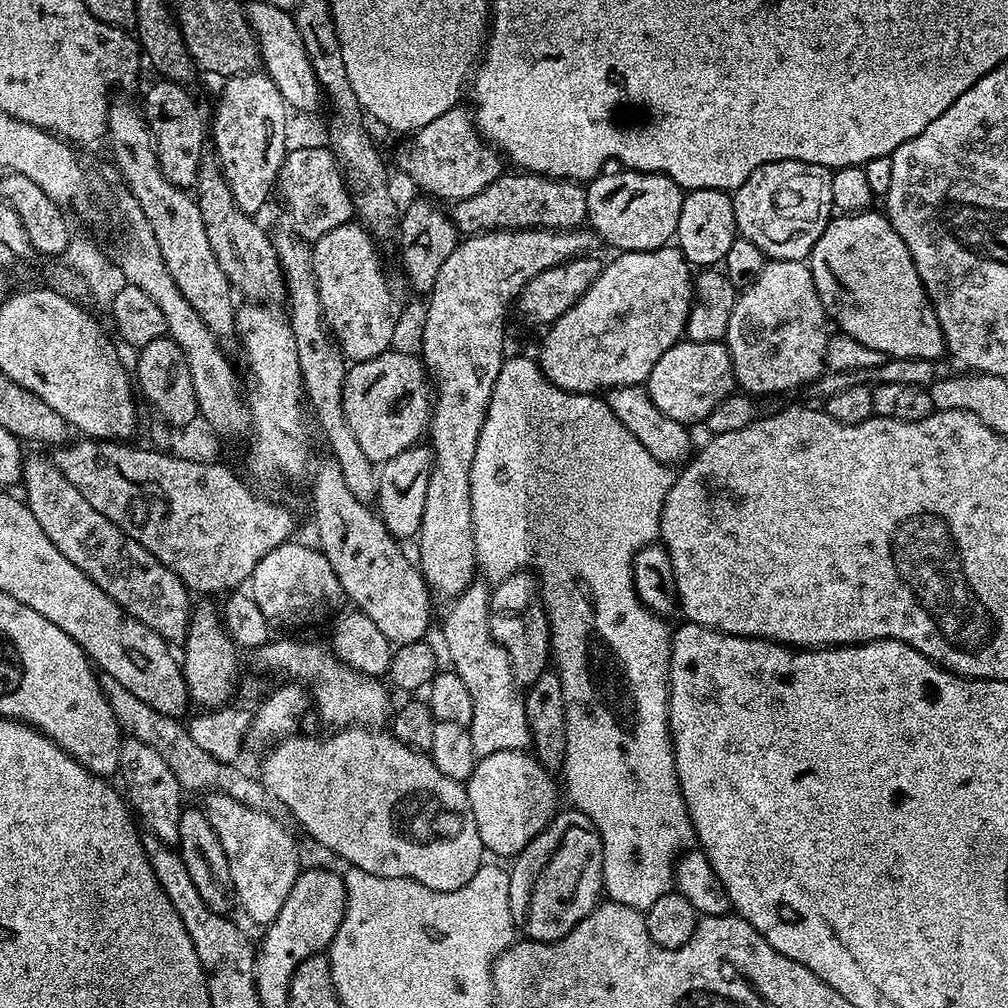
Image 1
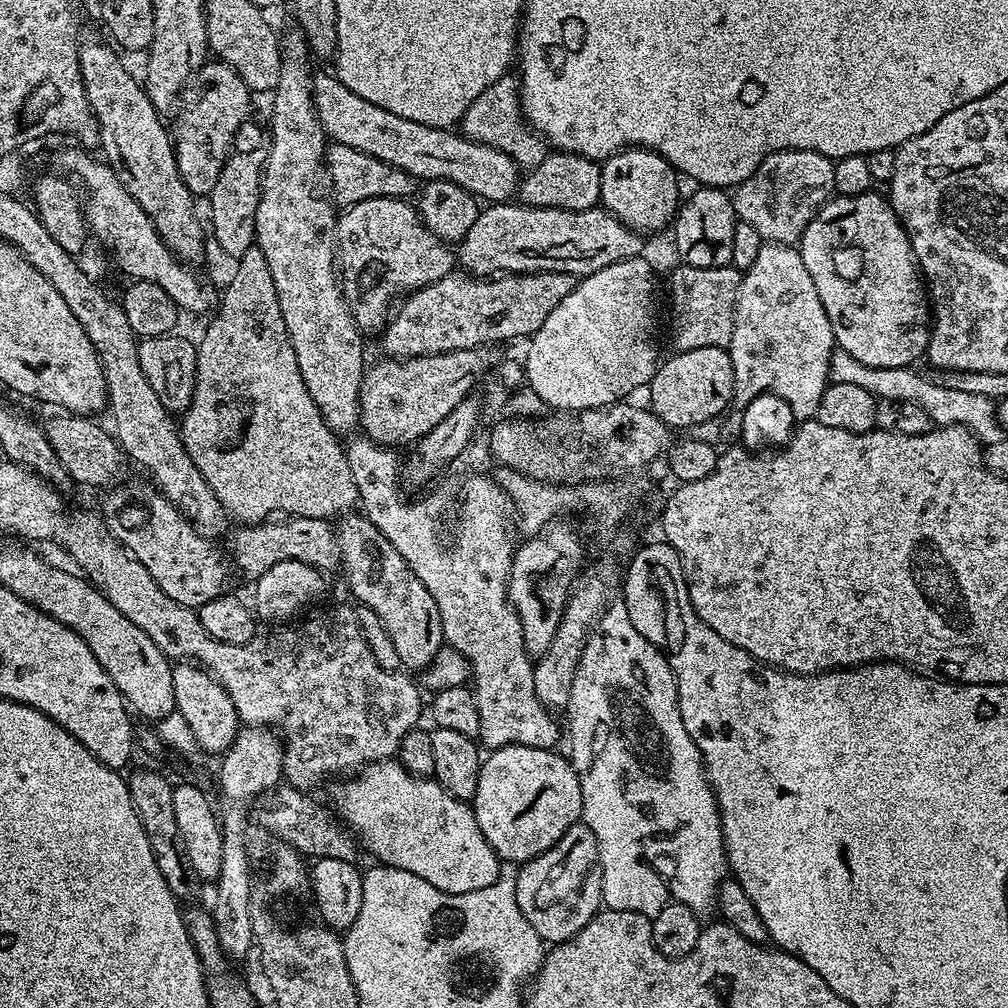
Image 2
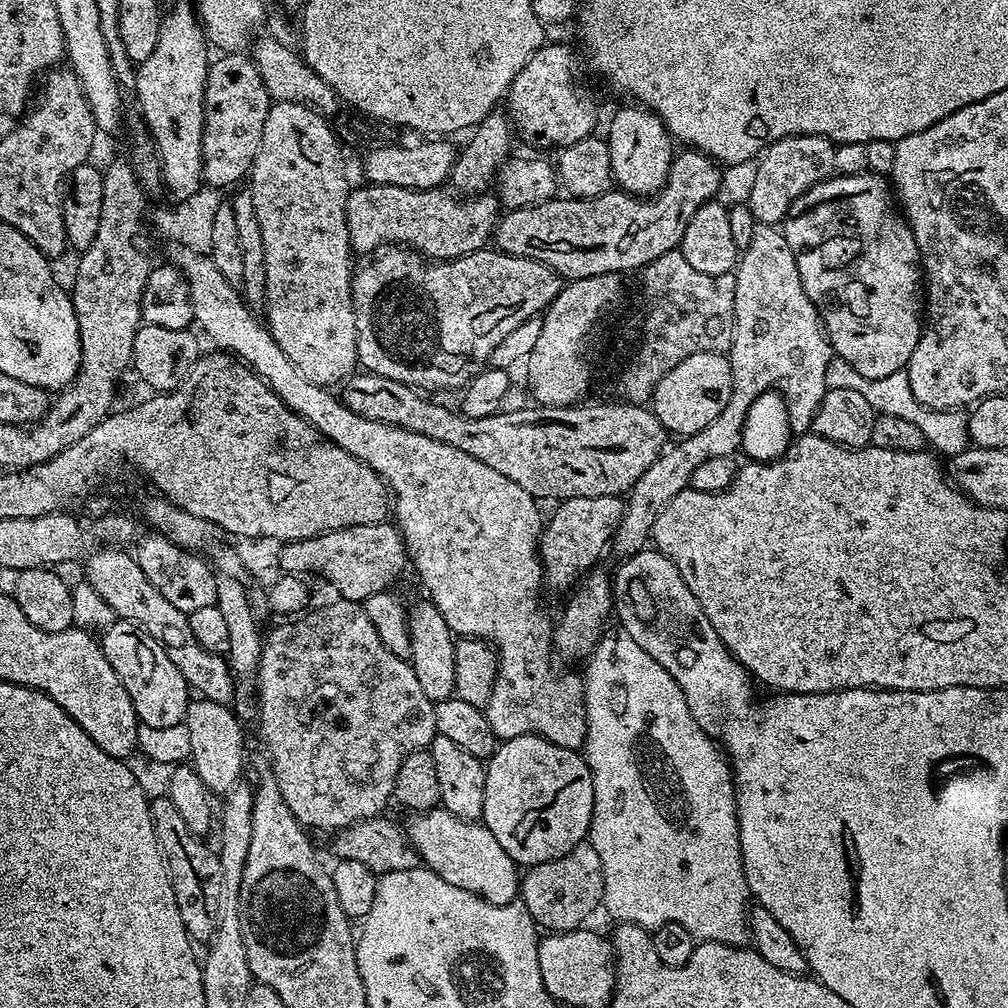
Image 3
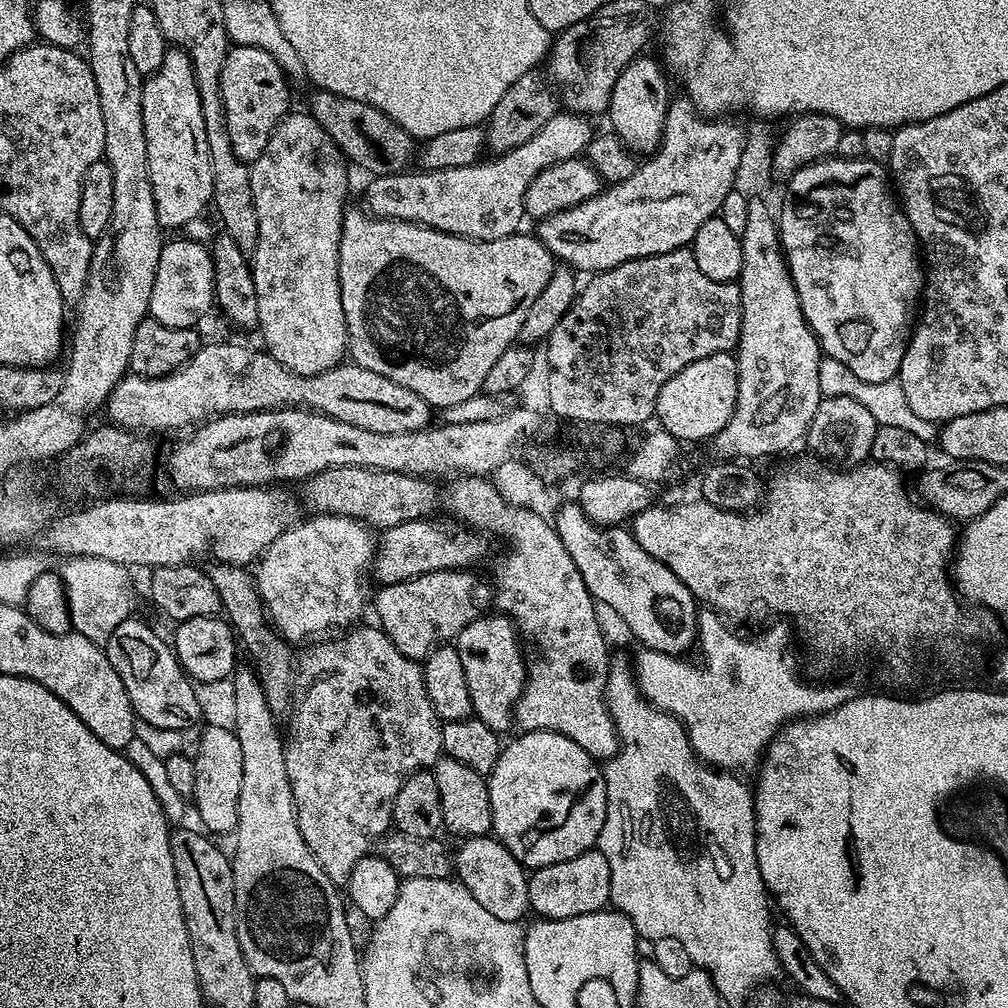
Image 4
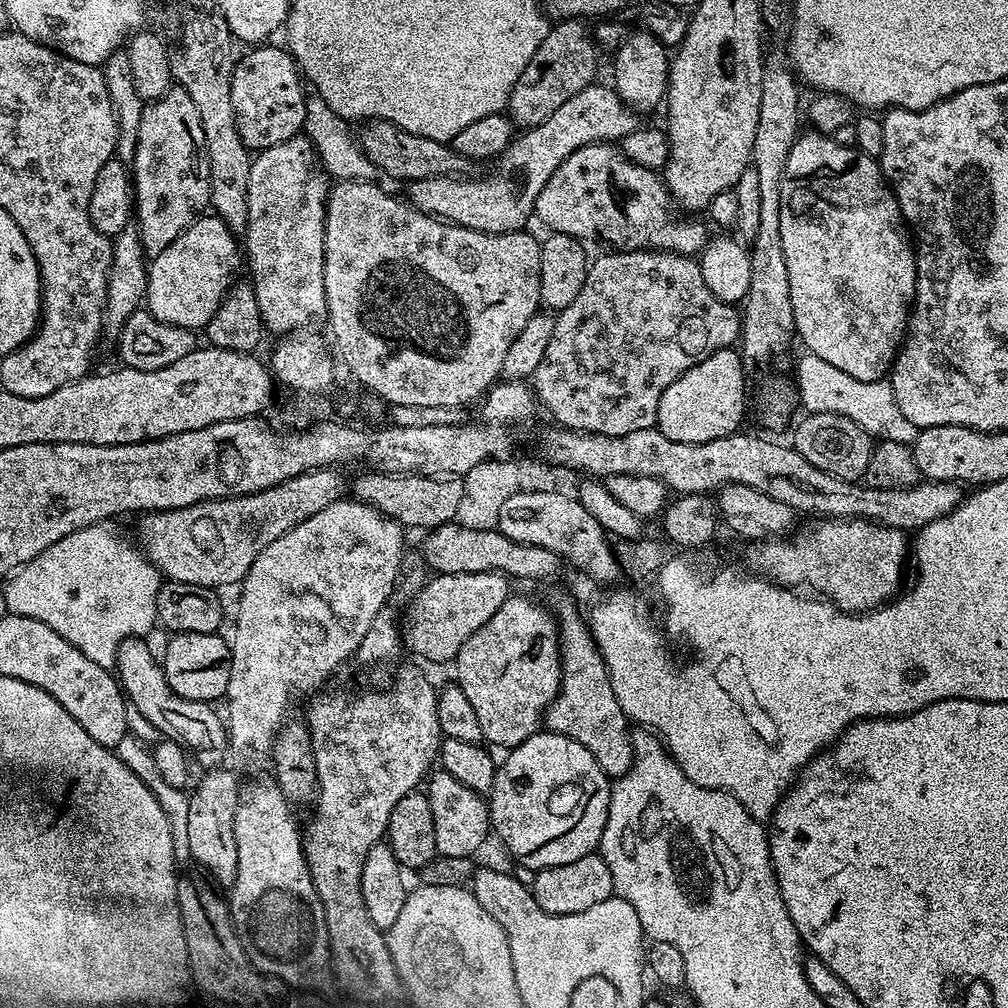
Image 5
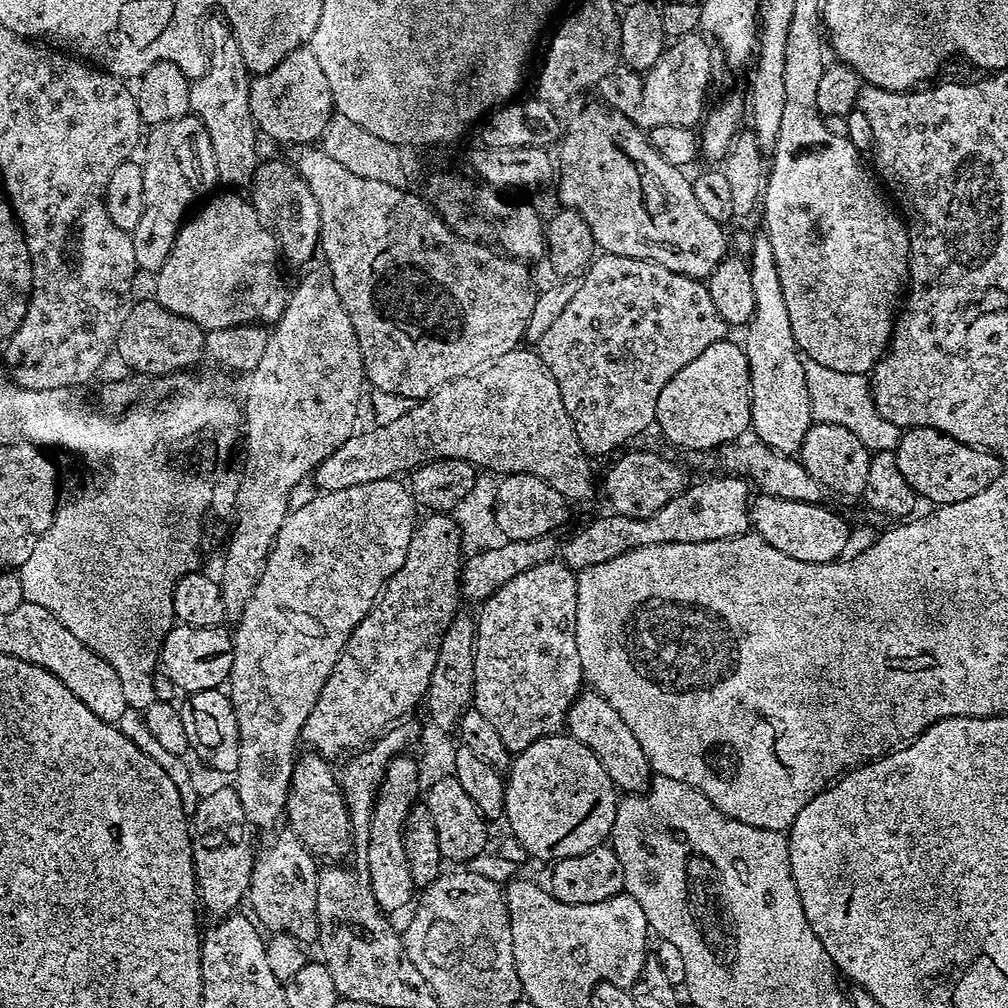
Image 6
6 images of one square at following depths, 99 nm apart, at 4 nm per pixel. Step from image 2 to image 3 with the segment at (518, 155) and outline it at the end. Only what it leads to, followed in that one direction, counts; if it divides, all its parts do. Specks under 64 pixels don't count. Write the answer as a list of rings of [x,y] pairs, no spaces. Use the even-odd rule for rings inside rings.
[[[545,42],[518,70],[506,93],[506,115],[515,131],[536,148],[559,150],[593,135],[600,120],[596,96],[580,77],[580,60],[568,44]]]

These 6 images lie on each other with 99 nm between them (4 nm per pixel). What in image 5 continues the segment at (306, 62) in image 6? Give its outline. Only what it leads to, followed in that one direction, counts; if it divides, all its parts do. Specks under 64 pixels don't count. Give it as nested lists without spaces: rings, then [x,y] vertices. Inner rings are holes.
[[[272,46],[253,47],[241,60],[239,57],[230,78],[230,98],[234,98],[234,118],[238,122],[238,134],[242,134],[242,142],[250,150],[278,146],[278,142],[286,142],[301,135],[306,118],[306,84],[291,52],[284,46],[268,47]]]

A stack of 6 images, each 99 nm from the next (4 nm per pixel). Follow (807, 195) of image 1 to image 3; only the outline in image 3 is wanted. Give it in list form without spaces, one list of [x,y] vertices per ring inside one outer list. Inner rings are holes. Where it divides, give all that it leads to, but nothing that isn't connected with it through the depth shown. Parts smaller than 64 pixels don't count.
[[[787,136],[764,149],[755,165],[756,173],[752,176],[752,185],[746,197],[748,209],[754,214],[756,223],[779,225],[803,192],[831,178],[836,172],[835,149],[836,145],[824,136]]]

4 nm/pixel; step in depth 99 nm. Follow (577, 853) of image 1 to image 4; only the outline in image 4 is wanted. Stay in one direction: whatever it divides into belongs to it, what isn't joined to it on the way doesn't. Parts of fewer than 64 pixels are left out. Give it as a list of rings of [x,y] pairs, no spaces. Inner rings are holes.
[[[600,851],[578,854],[566,862],[535,869],[528,877],[528,906],[537,917],[545,920],[569,920],[582,914],[602,912],[610,904],[610,862]]]

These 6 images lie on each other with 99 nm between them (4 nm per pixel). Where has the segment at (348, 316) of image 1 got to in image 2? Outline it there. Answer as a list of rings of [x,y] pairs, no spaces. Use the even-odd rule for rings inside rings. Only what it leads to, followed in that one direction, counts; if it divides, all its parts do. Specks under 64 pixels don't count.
[[[398,196],[366,198],[357,204],[347,205],[336,222],[336,259],[340,287],[344,289],[344,299],[348,301],[357,326],[365,333],[379,333],[389,319],[392,300],[399,301],[417,288],[424,288],[453,272],[458,264],[458,256],[448,248],[451,247],[423,224],[419,212],[407,199]]]

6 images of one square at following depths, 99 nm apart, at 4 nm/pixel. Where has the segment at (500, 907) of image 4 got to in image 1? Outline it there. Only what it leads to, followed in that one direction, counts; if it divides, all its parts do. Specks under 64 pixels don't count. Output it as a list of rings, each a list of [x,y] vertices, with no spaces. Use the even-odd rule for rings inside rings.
[[[353,726],[329,733],[329,736],[289,734],[267,749],[268,757],[258,779],[271,799],[280,803],[322,847],[341,856],[345,865],[366,870],[366,874],[378,874],[378,878],[410,878],[439,892],[466,886],[486,856],[470,810],[467,787],[459,780],[446,778],[434,766],[431,756],[398,742],[391,731]]]

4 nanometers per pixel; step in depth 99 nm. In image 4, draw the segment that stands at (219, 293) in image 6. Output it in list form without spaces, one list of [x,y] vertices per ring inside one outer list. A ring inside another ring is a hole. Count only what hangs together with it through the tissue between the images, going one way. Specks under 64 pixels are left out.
[[[171,240],[165,243],[164,248],[160,252],[158,258],[158,270],[154,274],[154,290],[150,290],[150,306],[148,307],[148,316],[153,320],[162,322],[162,326],[174,326],[175,328],[196,328],[199,325],[199,320],[207,314],[208,311],[213,311],[214,297],[216,294],[216,283],[214,282],[214,262],[212,261],[211,251],[207,247],[204,248],[196,240]]]

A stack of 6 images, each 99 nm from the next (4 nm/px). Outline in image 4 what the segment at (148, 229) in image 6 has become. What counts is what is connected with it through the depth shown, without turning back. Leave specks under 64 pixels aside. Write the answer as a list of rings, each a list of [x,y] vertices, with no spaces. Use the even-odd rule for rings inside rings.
[[[170,50],[162,58],[162,66],[145,79],[142,126],[146,130],[146,162],[158,222],[164,230],[180,228],[198,219],[212,202],[210,146],[206,142],[206,122],[202,122],[198,82],[187,52]]]

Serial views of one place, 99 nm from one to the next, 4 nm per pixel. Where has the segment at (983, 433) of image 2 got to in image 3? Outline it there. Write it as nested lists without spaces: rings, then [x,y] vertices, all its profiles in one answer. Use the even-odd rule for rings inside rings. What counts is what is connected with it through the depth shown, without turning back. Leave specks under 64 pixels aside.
[[[833,355],[832,361],[826,366],[826,382],[829,388],[858,390],[858,394],[862,394],[862,398],[866,398],[866,402],[870,402],[873,410],[881,416],[901,416],[914,422],[914,426],[918,426],[918,430],[922,430],[925,441],[929,445],[933,444],[931,447],[941,457],[957,456],[962,454],[962,450],[970,447],[968,416],[960,410],[937,410],[922,406],[922,402],[918,402],[918,398],[914,398],[914,394],[908,387],[902,387],[902,376],[899,372],[886,374],[886,378],[865,378],[862,374],[858,374],[858,370],[854,370],[854,366],[850,366],[850,362],[846,362],[841,356]]]

